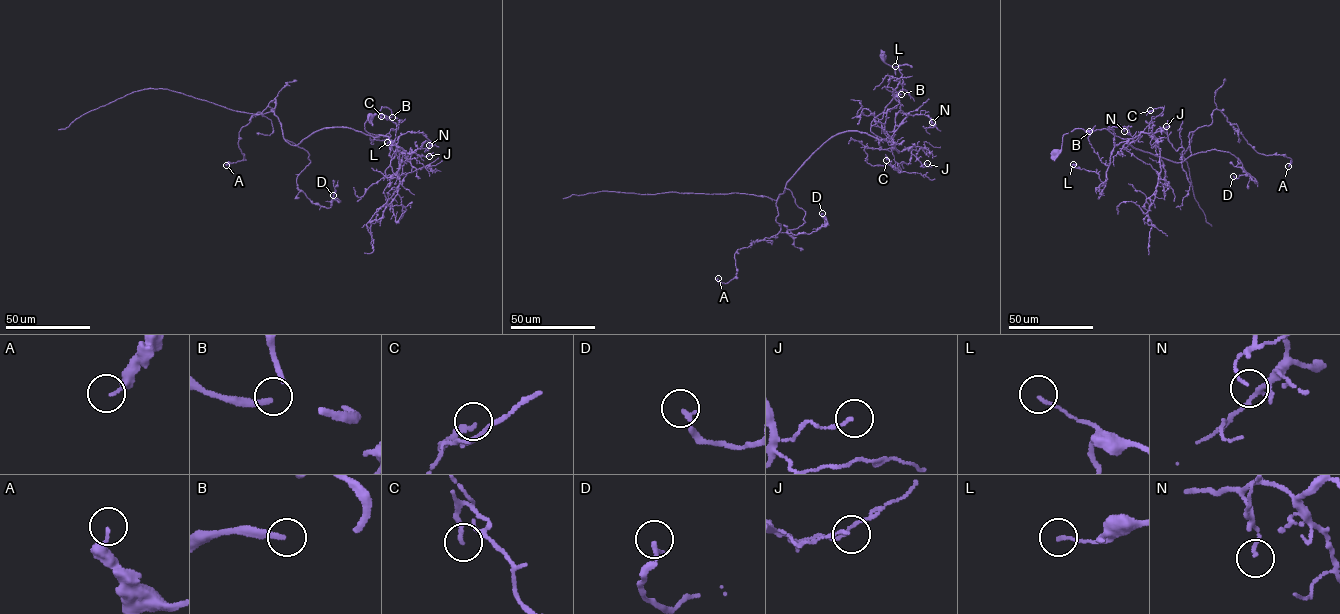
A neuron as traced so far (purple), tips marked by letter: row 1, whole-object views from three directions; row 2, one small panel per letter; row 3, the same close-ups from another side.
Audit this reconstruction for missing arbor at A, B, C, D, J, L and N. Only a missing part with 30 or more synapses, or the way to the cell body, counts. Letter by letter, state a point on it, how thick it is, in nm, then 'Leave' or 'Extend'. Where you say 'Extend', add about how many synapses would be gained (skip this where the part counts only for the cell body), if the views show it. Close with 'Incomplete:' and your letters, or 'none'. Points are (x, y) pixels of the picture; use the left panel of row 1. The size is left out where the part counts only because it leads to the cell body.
A: Place: (226, 165). Thickness 170 nm. Leave
B: Place: (392, 117). Thickness 240 nm. Leave
C: Place: (381, 116). Thickness 200 nm. Leave
D: Place: (333, 195). Thickness 180 nm. Leave
J: Place: (429, 156). Thickness 120 nm. Leave
L: Place: (387, 142). Thickness 120 nm. Leave
N: Place: (429, 145). Thickness 100 nm. Leave
Incomplete: none

